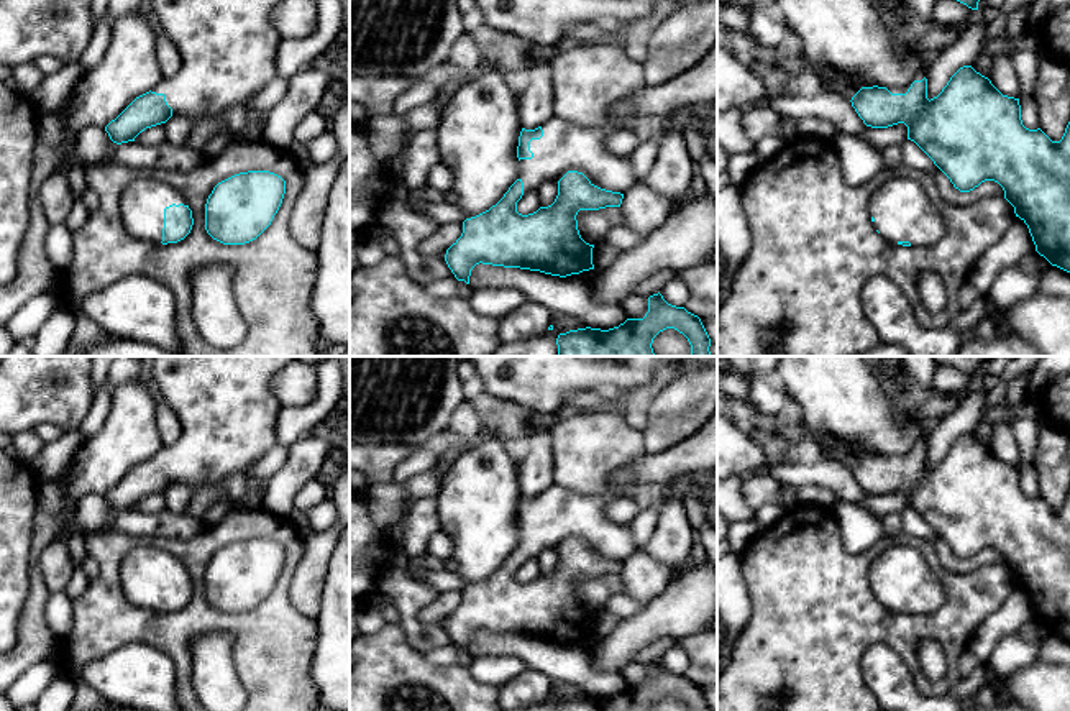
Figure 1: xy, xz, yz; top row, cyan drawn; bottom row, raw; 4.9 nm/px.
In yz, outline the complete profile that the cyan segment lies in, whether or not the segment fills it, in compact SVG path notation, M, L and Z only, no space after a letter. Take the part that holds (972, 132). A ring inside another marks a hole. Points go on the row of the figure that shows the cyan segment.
M972 66L960 67L931 100L922 67L906 87L862 87L850 102L867 126L888 128L904 123L908 140L914 141L960 192L970 192L985 181L998 182L1016 217L1027 225L1036 251L1052 266L1070 273L1070 122L1060 141L1052 141L1040 128L1026 128L1019 99L1003 95Z

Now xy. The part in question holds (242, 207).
M248 171L218 182L205 204L205 230L223 245L256 240L272 222L286 181L269 171Z

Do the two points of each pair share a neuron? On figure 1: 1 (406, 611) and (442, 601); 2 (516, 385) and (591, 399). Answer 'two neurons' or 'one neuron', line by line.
1: two neurons
2: two neurons

